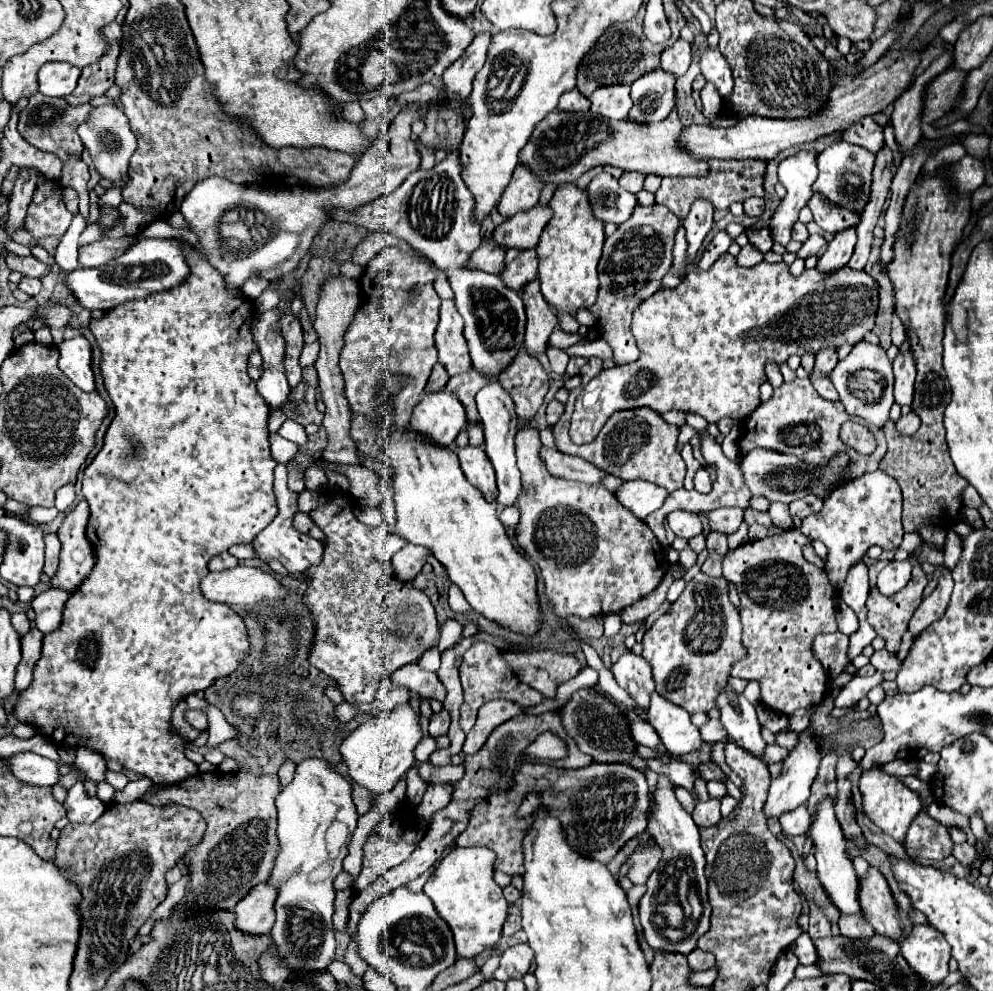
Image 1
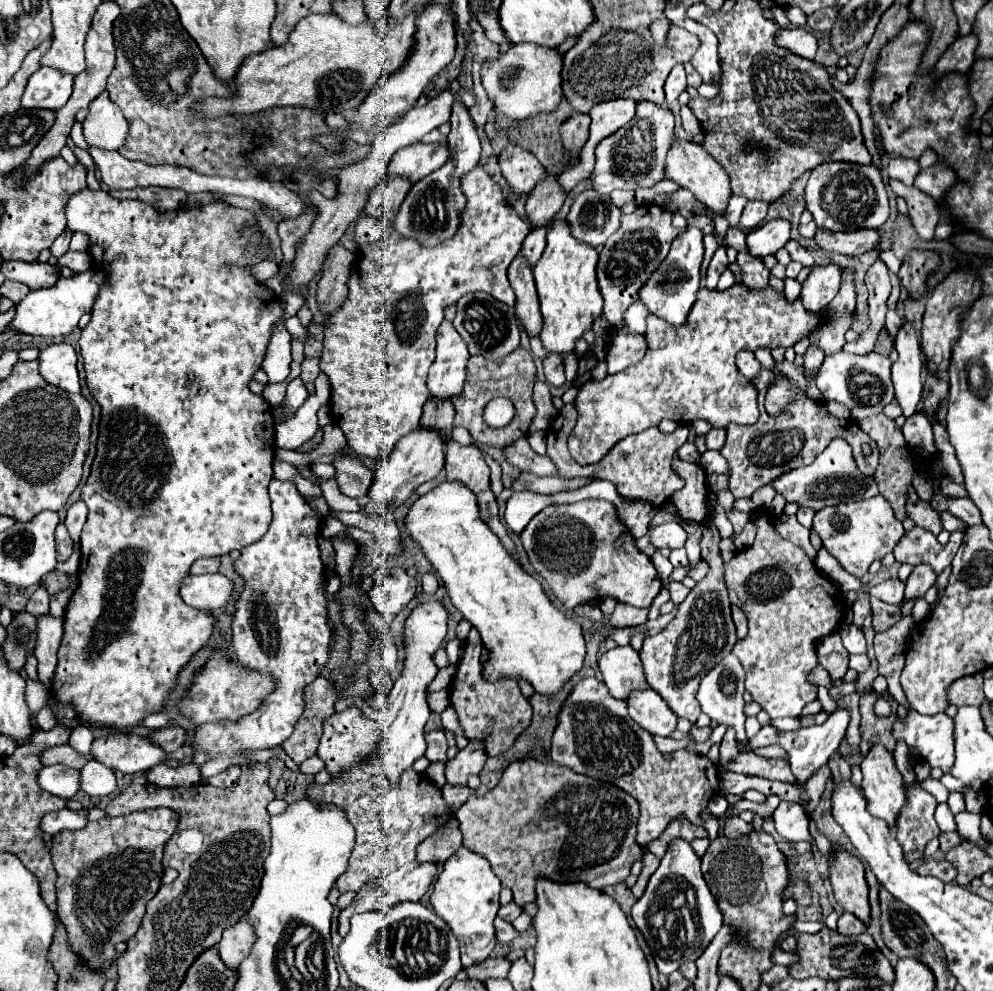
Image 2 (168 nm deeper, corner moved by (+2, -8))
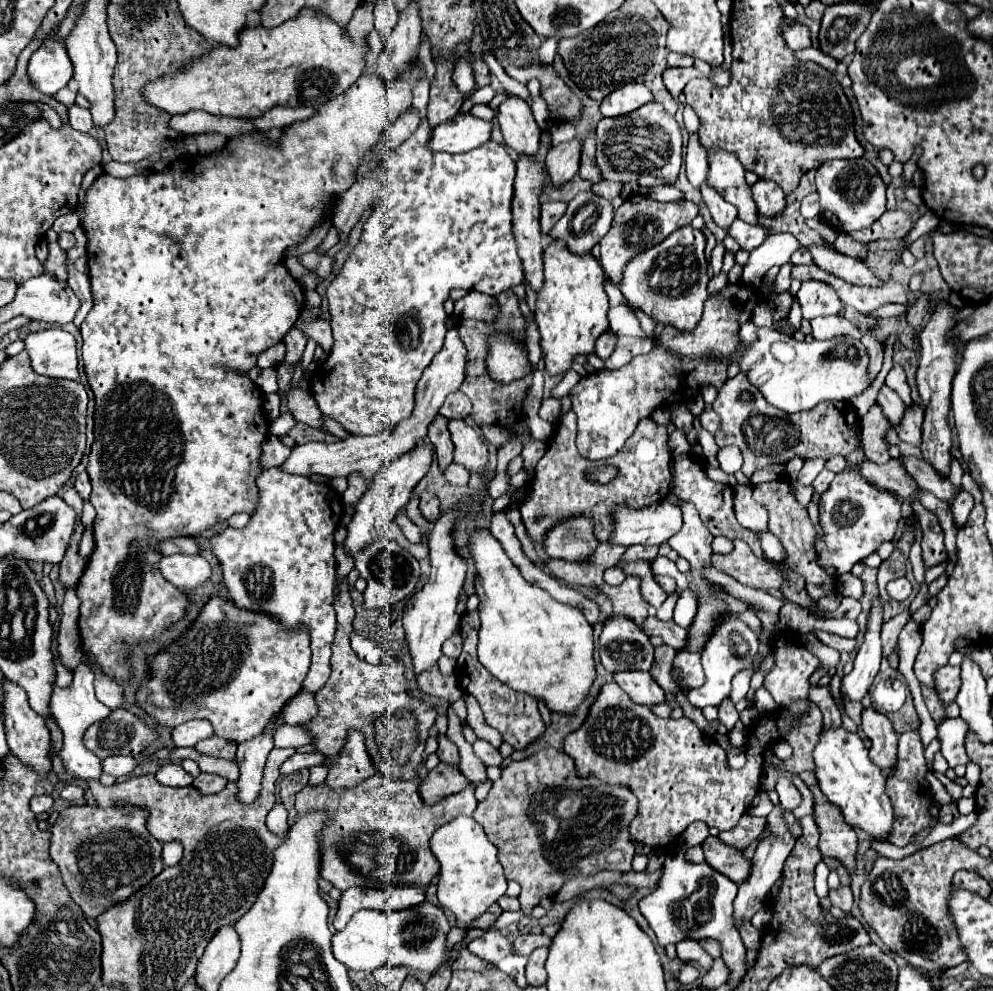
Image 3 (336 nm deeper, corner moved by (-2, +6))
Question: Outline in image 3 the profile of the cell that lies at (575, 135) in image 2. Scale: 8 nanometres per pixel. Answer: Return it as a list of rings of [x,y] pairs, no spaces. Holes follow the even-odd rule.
[[[591,130],[585,140],[583,140],[583,150],[581,150],[581,164],[579,164],[579,176],[587,178],[591,182],[599,182],[601,174],[595,164],[595,132]]]

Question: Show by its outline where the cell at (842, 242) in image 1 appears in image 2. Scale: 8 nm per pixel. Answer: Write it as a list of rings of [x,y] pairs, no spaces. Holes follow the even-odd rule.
[[[835,264],[815,266],[809,272],[809,278],[801,284],[799,298],[803,300],[803,308],[811,314],[819,314],[825,306],[835,298],[841,284],[841,270]]]

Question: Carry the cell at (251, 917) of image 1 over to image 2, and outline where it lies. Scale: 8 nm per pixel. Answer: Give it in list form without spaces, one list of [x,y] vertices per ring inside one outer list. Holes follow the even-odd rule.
[[[245,918],[239,920],[239,924],[227,928],[217,944],[223,964],[231,970],[239,968],[243,958],[247,958],[247,952],[251,952],[251,940],[255,940],[255,934],[251,932],[251,924],[247,924]]]

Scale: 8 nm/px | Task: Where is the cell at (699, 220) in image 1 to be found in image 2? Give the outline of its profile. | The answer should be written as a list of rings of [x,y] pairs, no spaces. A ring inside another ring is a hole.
[[[691,226],[687,228],[687,232],[679,234],[673,240],[671,250],[663,260],[663,264],[659,264],[659,268],[649,276],[647,284],[643,284],[643,288],[639,290],[639,300],[647,306],[649,314],[665,320],[669,326],[675,326],[675,328],[687,324],[689,310],[697,300],[701,260],[703,260],[703,234],[699,228]]]

